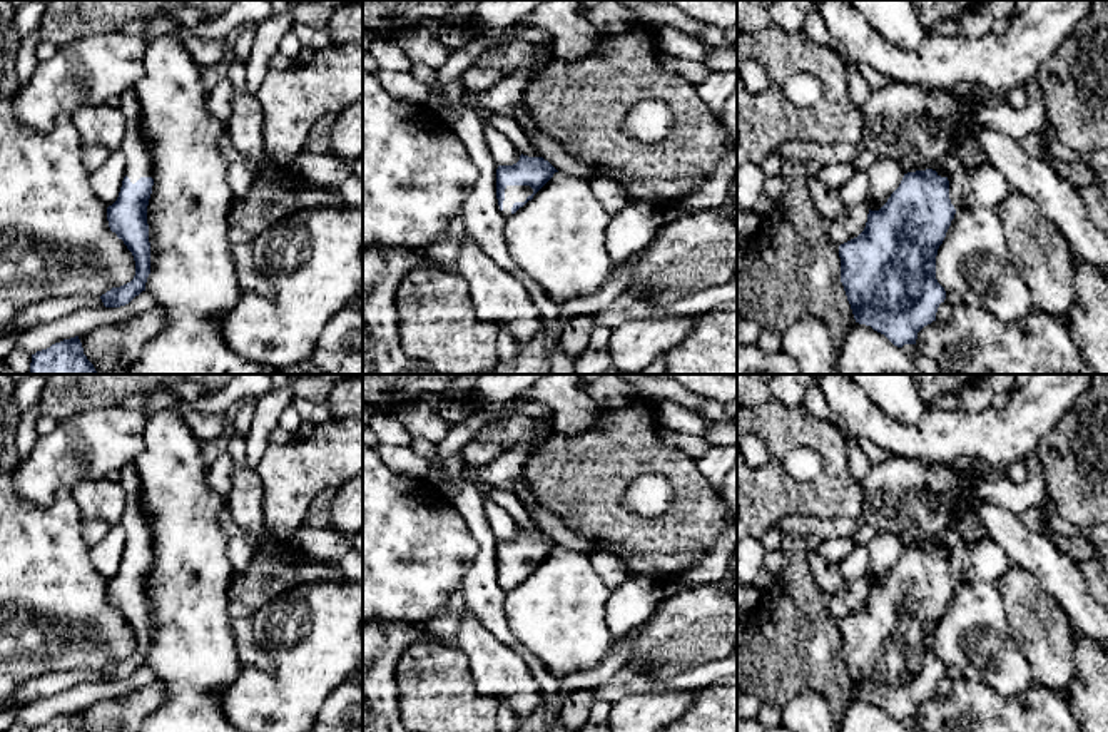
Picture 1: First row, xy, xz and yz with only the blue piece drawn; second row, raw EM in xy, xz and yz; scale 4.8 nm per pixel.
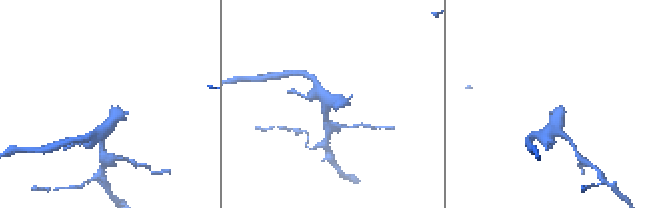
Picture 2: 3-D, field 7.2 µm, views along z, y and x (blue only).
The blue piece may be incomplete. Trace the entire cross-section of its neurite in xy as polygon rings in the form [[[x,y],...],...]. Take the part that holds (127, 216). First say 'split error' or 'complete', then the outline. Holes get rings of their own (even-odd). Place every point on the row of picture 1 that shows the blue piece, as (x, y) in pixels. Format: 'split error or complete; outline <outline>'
split error; outline [[[132,89],[120,95],[125,117],[125,137],[120,150],[125,155],[125,177],[117,201],[107,207],[107,221],[112,232],[124,241],[135,261],[135,276],[130,282],[112,287],[100,296],[105,308],[120,308],[145,291],[150,274],[150,242],[147,206],[152,194],[150,142],[142,130],[142,110]]]

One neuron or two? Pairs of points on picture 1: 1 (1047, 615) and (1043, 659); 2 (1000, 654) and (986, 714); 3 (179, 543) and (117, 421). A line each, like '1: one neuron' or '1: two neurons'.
1: one neuron
2: two neurons
3: two neurons

